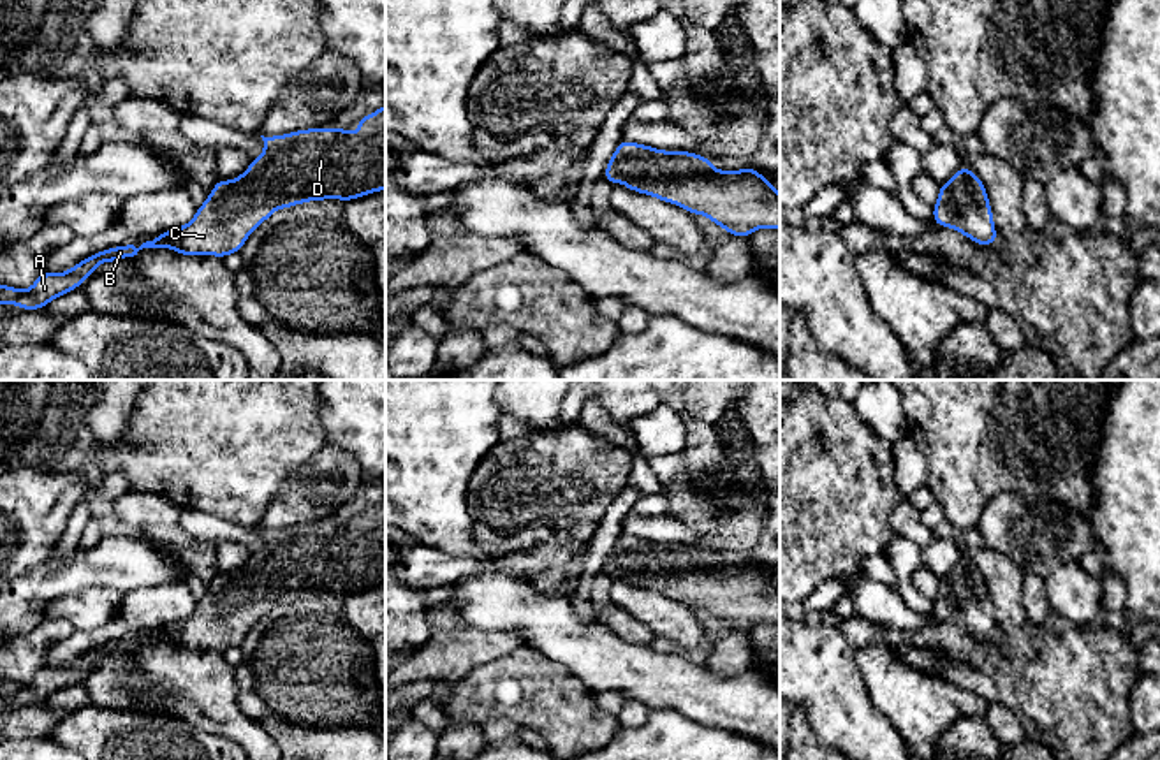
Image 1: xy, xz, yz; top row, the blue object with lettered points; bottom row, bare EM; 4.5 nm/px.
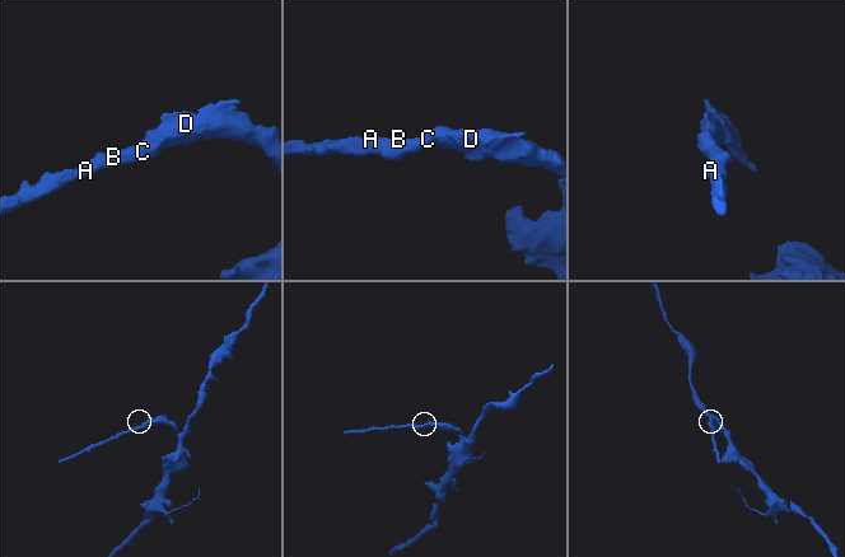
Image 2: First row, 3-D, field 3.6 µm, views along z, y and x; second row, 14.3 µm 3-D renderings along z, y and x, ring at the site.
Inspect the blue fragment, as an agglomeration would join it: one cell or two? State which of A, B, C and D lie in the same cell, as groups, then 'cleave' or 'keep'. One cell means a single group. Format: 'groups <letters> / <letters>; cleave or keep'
groups A B C D; keep

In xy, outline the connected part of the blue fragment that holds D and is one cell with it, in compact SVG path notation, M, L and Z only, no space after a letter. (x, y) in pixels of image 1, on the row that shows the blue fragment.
M385 104L378 111L359 118L356 123L361 128L359 134L350 134L347 128L336 127L334 128L315 127L308 130L289 132L283 135L271 137L261 135L264 141L262 155L259 158L252 158L250 167L236 179L232 181L218 179L213 190L209 192L206 202L197 208L195 216L192 218L190 223L169 229L164 234L153 238L151 241L143 243L139 248L136 248L134 245L106 248L99 253L83 259L74 267L60 274L53 274L46 269L28 290L0 283L0 306L18 304L23 311L42 310L49 301L63 296L65 292L79 289L79 285L88 276L92 276L99 264L134 257L143 248L171 248L180 255L215 255L224 259L229 253L239 253L248 236L262 222L266 222L276 209L326 199L340 199L349 202L352 199L385 190Z

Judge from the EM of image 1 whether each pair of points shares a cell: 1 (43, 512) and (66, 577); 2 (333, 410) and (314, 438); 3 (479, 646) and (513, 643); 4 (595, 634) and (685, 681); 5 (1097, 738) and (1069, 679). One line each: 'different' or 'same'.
1: different
2: different
3: same
4: same
5: same

